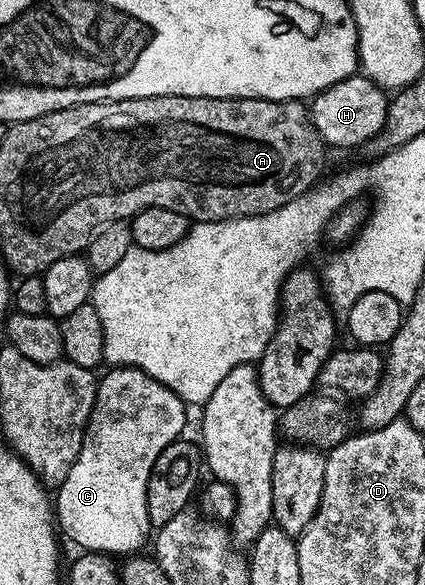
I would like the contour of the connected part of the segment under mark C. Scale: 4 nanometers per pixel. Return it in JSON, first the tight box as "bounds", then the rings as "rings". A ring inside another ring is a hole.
{"bounds":[54,366,188,556],"rings":[[[118,366],[107,371],[105,378],[99,379],[96,387],[96,399],[92,415],[88,418],[88,427],[84,430],[82,448],[70,476],[55,491],[54,509],[59,533],[69,538],[79,549],[94,554],[109,556],[132,556],[144,545],[149,545],[154,527],[146,512],[146,492],[154,460],[171,442],[177,441],[184,430],[184,421],[188,414],[186,404],[166,384],[154,380],[146,372],[133,366]]]}

